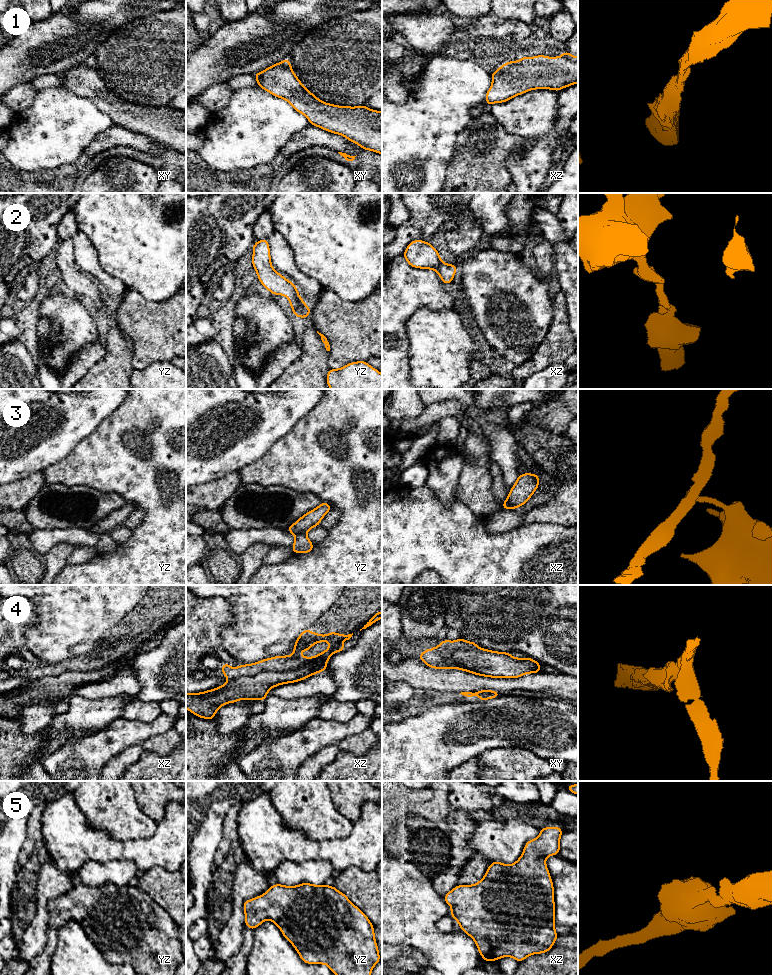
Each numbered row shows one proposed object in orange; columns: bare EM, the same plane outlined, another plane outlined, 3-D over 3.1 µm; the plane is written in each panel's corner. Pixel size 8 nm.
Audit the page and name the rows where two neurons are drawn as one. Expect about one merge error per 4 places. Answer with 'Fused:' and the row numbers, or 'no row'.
Fused: 3

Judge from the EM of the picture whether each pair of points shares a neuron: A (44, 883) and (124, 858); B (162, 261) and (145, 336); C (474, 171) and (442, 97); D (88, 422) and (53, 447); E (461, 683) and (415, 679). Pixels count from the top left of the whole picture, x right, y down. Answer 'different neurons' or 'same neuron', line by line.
A: different neurons
B: different neurons
C: different neurons
D: same neuron
E: same neuron

